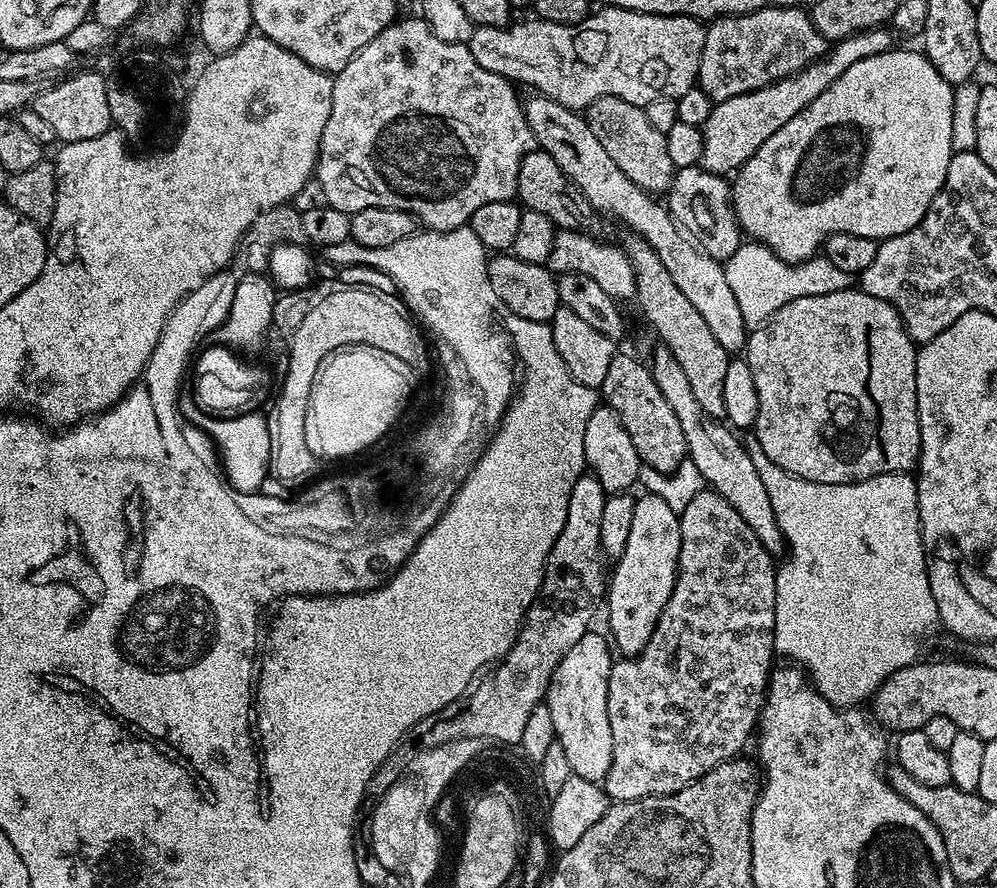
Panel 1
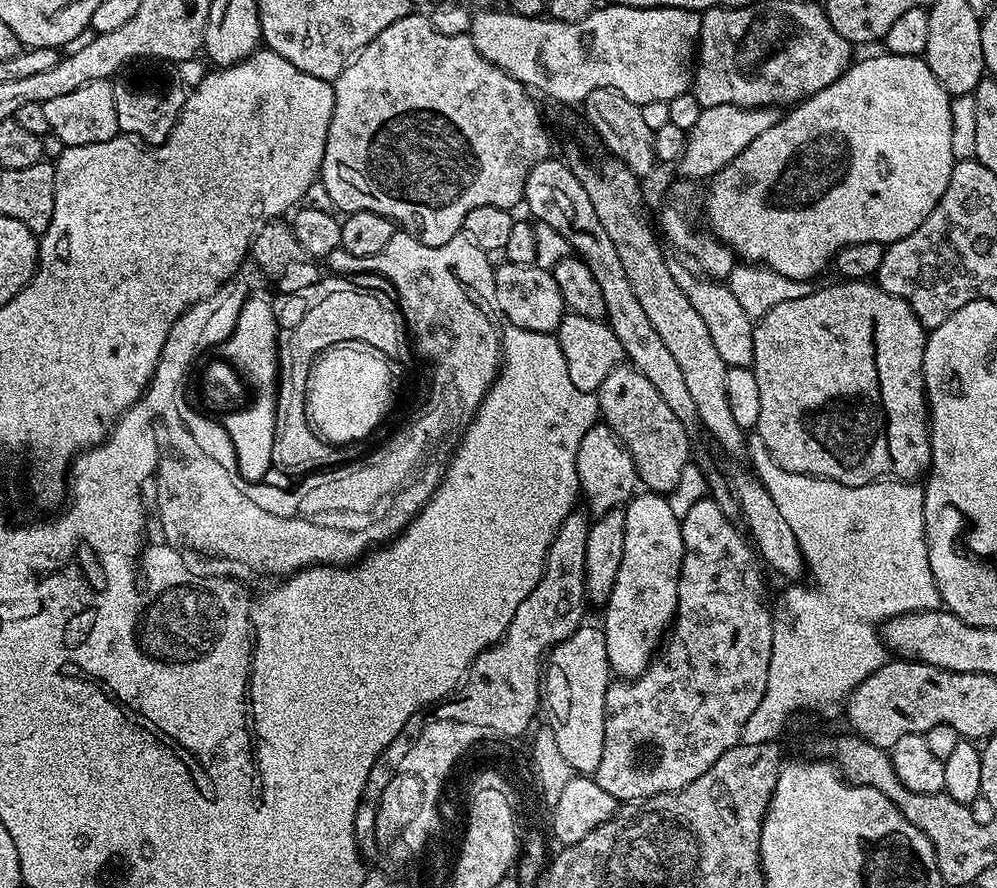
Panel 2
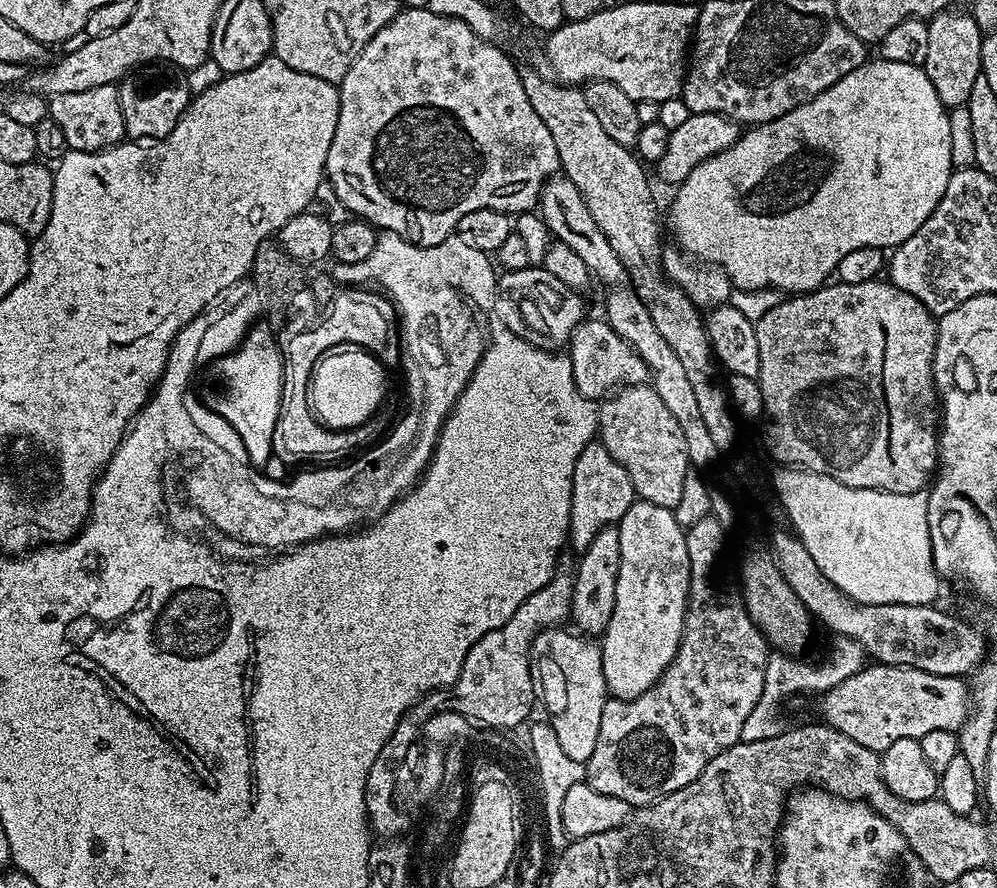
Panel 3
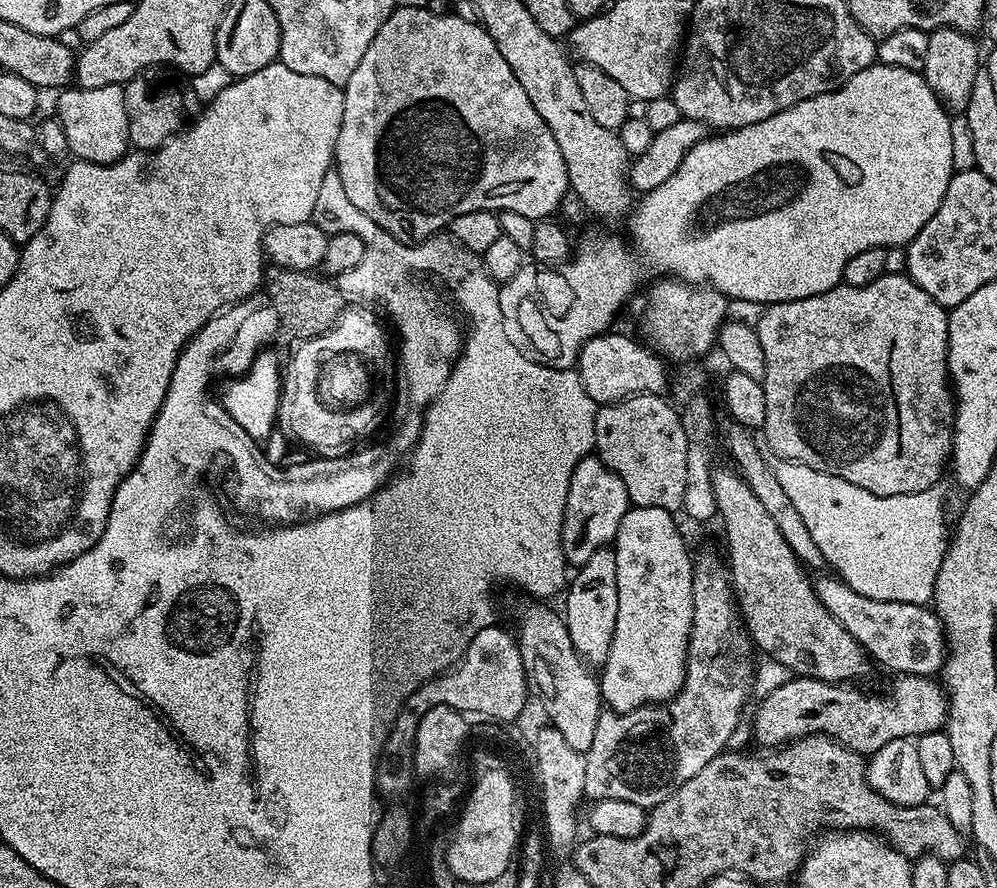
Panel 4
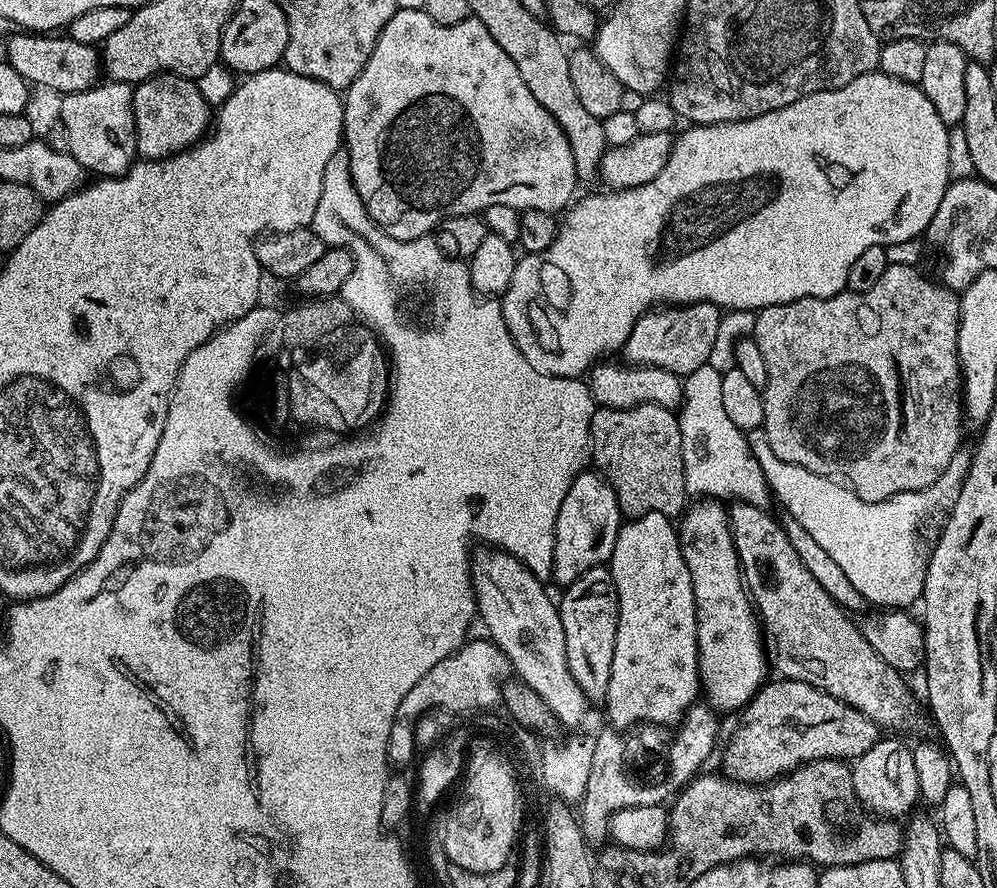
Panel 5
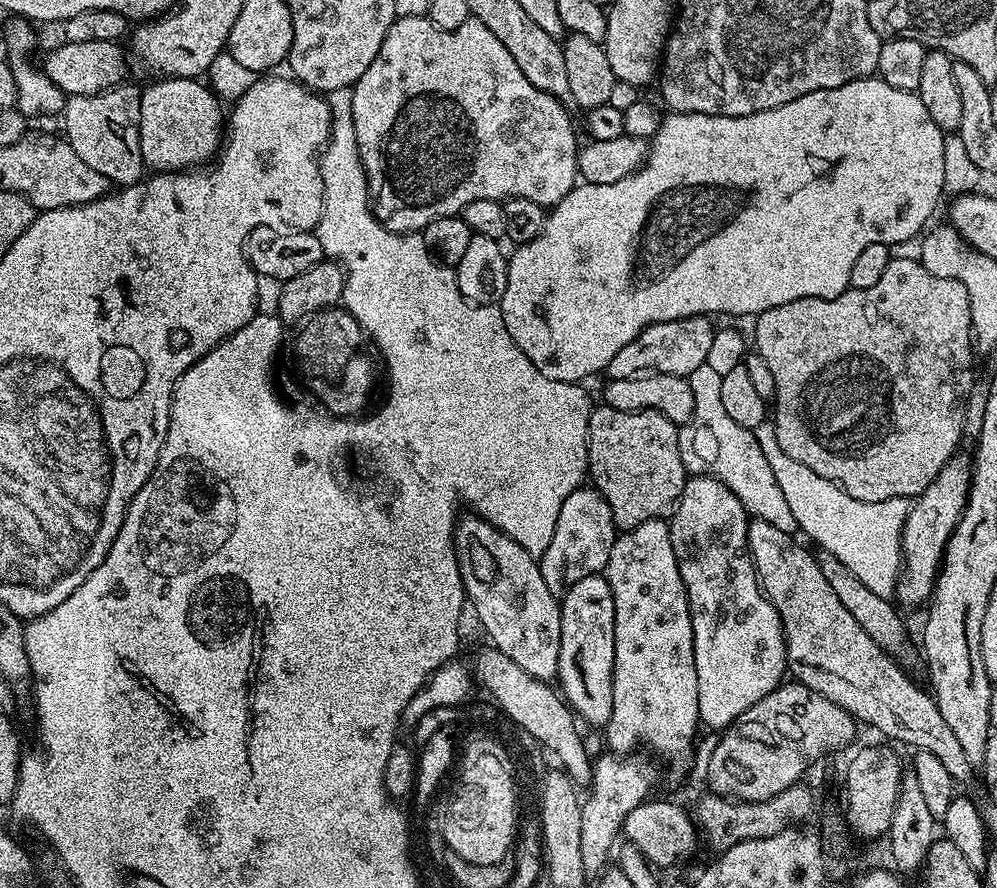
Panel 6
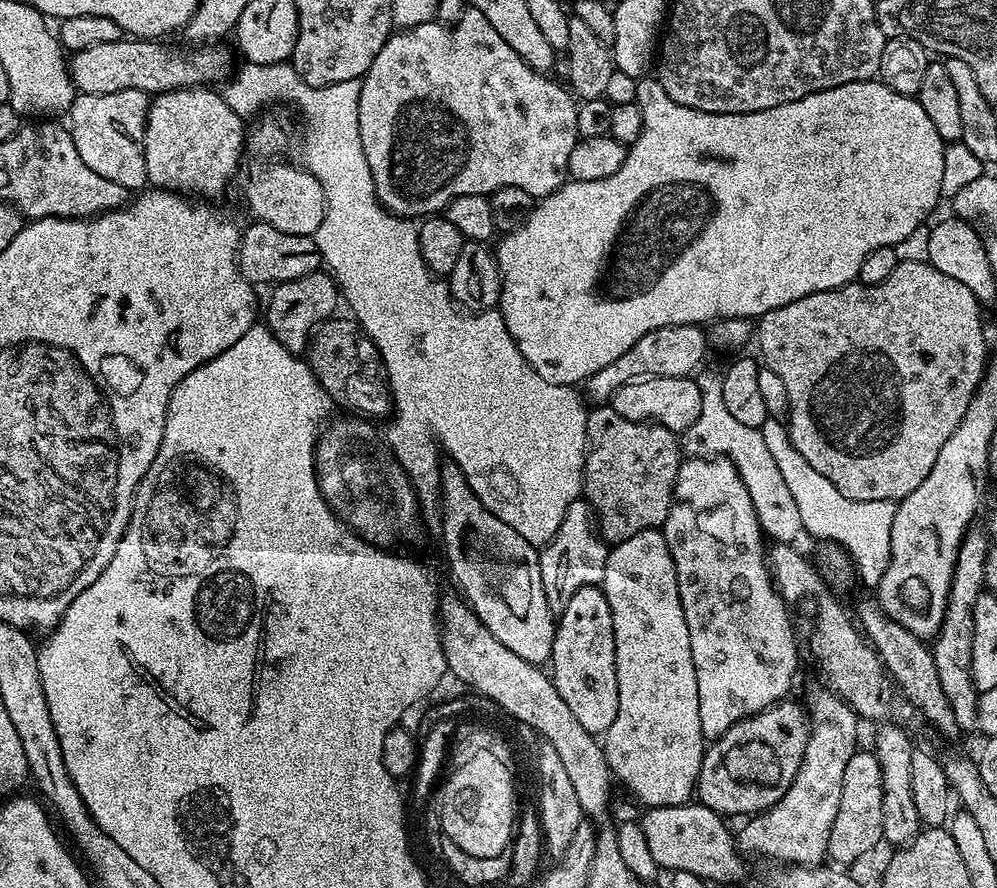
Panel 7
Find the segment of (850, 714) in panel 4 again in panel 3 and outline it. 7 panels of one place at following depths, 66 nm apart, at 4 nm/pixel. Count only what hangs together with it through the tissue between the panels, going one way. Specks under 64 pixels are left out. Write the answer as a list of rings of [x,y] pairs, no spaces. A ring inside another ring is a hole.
[[[872,662],[823,693],[819,700],[823,723],[883,754],[898,738],[920,741],[930,730],[959,733],[970,711],[970,688],[959,676],[926,674],[926,670],[914,670],[914,666]]]

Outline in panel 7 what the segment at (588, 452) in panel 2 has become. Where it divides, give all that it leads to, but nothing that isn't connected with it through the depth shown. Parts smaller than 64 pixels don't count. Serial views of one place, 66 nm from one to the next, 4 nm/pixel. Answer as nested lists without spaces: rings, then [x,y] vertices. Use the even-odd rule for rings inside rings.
[[[583,498],[575,500],[566,510],[566,518],[562,518],[558,534],[554,534],[554,538],[540,552],[542,587],[553,614],[564,612],[570,598],[574,598],[578,590],[603,585],[609,551],[609,545],[598,531],[591,504]]]

